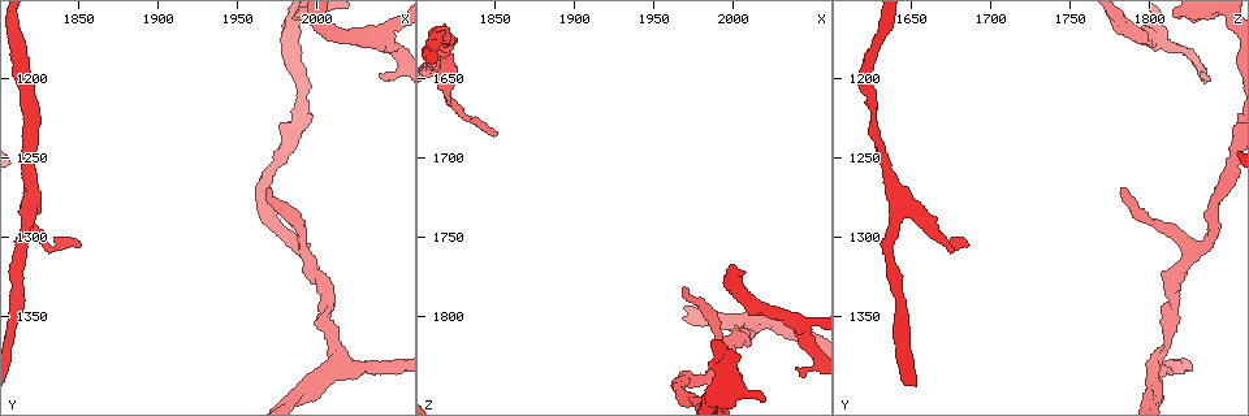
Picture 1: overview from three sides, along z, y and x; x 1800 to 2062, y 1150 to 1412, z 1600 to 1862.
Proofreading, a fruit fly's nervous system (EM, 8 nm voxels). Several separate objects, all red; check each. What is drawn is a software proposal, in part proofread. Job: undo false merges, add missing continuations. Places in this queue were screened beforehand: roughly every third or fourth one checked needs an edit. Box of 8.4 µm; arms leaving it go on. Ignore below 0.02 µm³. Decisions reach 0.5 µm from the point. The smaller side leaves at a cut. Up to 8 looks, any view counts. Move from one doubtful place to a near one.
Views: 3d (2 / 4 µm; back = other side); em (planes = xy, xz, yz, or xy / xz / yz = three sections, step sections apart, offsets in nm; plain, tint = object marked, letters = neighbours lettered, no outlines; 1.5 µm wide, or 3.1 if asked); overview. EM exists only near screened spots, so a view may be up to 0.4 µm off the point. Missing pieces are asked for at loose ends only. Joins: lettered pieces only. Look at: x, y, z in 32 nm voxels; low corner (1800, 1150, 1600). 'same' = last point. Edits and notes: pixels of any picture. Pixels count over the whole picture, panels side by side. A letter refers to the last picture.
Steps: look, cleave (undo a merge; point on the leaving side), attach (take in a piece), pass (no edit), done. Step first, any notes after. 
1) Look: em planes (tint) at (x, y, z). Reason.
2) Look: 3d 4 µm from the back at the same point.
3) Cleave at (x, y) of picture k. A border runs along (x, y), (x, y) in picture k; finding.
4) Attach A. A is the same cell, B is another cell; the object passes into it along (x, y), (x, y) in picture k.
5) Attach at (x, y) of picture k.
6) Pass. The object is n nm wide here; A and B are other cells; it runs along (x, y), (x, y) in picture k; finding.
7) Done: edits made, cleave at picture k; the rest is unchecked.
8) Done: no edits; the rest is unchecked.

Look: 3d 2 µm from the back at (1990, 1310, 1826). Two arms in line, one across.

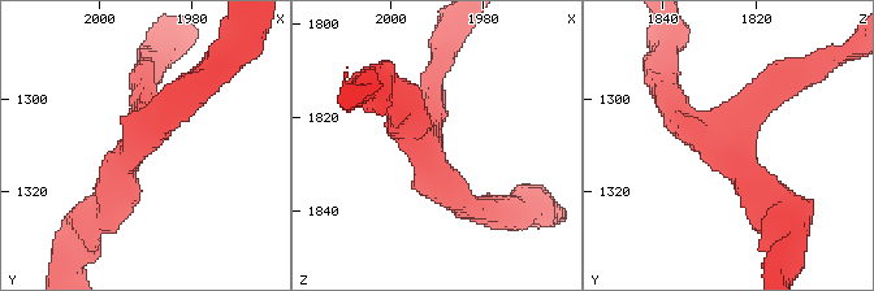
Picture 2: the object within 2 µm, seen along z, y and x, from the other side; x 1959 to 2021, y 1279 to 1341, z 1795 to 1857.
Look: em planes (letters) at (1991, 1310, 1827).

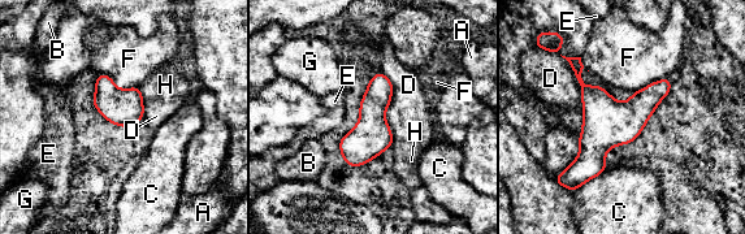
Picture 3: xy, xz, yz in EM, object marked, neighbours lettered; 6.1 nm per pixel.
Pass. The longest contact is with D, 360 nm; A, B, C, D, E, F, G and H are other cells; it runs along (667, 82), (592, 154), (577, 178) in picture 3; one neuron here.

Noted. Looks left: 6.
Look: 3d 2 µm at (1968, 1270, 1782). An open end.

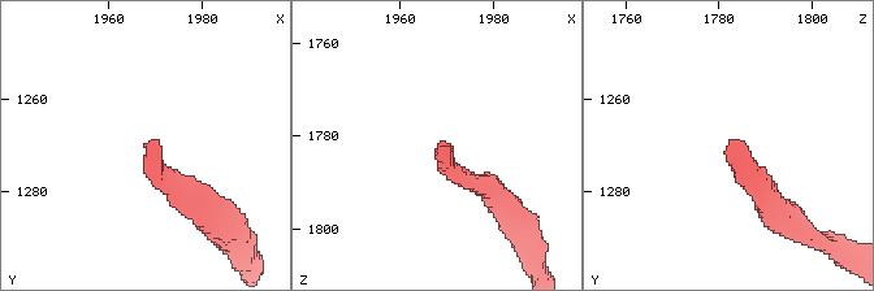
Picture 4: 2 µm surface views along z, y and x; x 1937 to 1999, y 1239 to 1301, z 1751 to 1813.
Look: em yz step 8 (letters) at (1968, 1269, 1782).

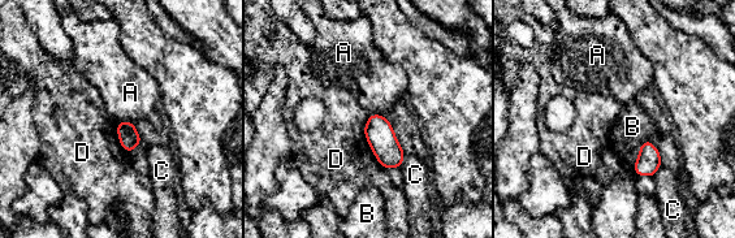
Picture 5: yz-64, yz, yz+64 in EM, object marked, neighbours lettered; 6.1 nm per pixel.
Pass. A, B, C and D are other cells; a border runs along (117, 121), (132, 121), (134, 124) in picture 5; none of them fits.

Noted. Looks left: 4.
Look: 3d 2 µm at (2040, 1174, 1806). Arms part here.

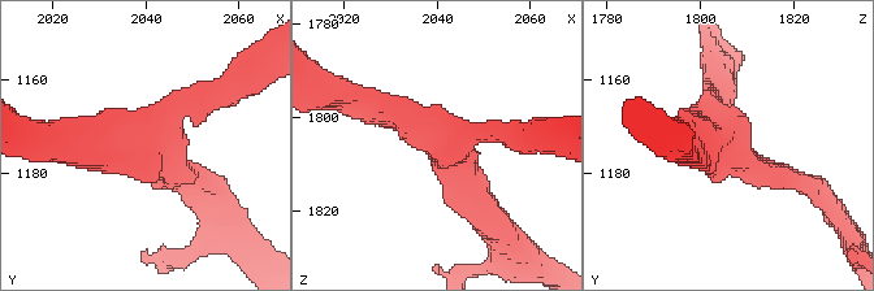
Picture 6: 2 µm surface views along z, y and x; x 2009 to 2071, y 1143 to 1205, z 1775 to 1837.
Look: em planes (tint) at (2039, 1175, 1804). Shape alone is not enough.

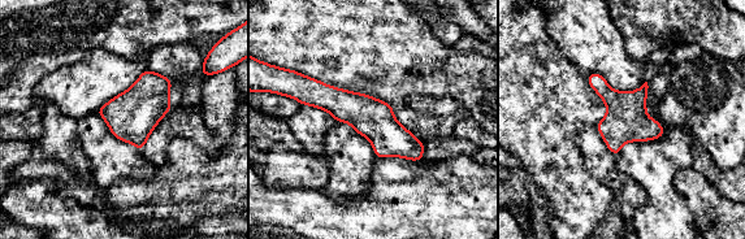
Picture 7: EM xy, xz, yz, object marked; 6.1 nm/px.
Look: em planes (letters) at the same point.

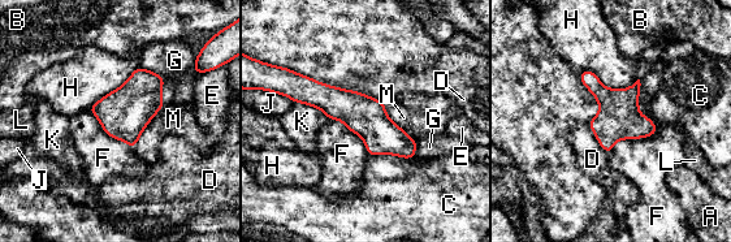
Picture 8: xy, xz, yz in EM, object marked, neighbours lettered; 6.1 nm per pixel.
Pass. The object is 240 nm wide here; the longest contact is with F, 500 nm; A, B, C, D, E, F, G, H, J, K, L and M are other cells; one neuron here.

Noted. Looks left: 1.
Done: no edits; the rest is unchecked.

